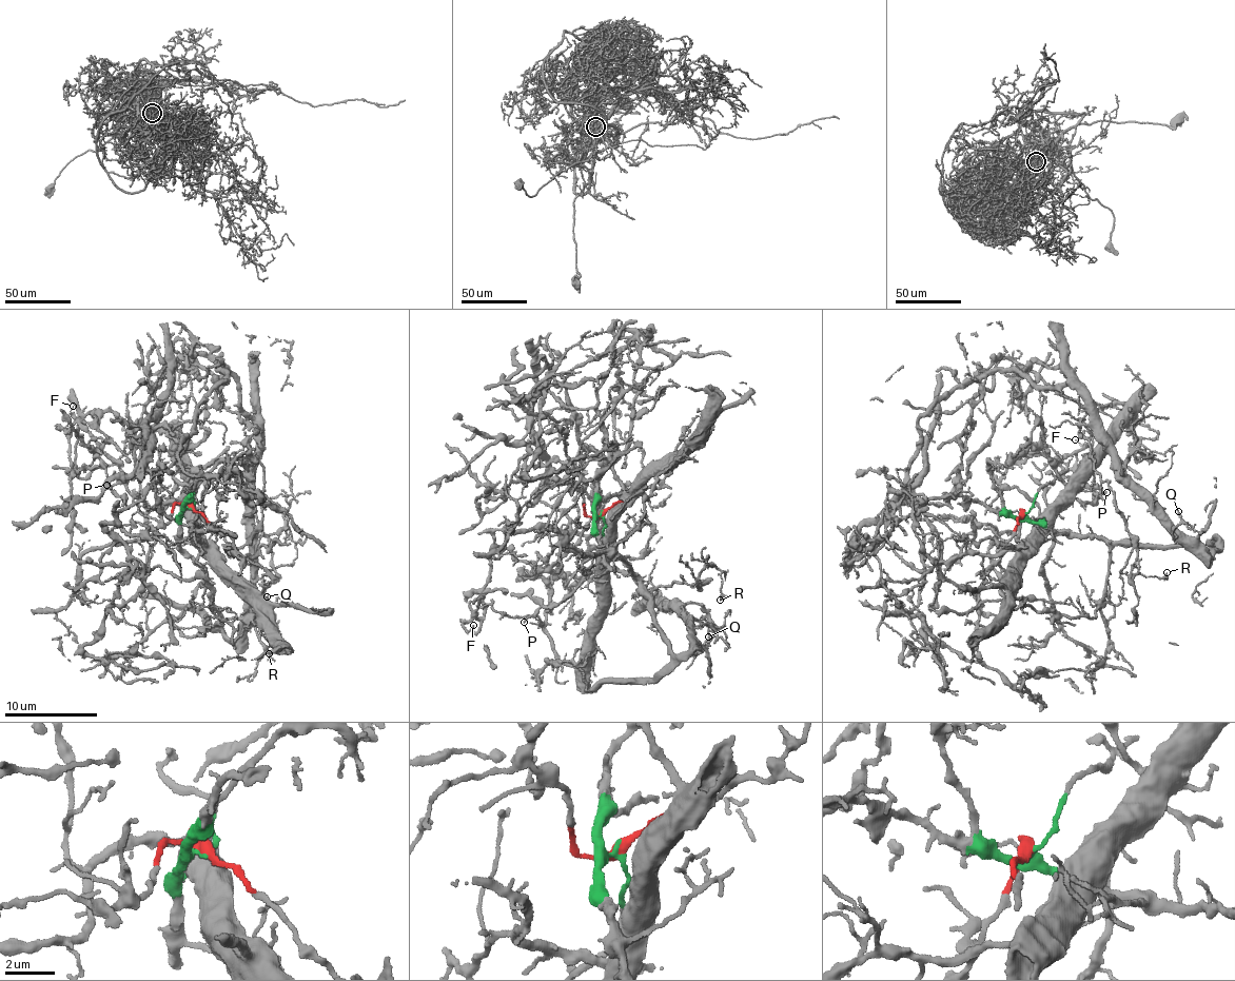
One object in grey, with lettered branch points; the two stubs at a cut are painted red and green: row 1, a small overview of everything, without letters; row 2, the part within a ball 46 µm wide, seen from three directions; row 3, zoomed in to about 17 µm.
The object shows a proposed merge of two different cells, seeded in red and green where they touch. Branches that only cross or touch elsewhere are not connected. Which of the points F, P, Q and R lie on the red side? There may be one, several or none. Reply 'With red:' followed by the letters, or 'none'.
With red: F, P, R

